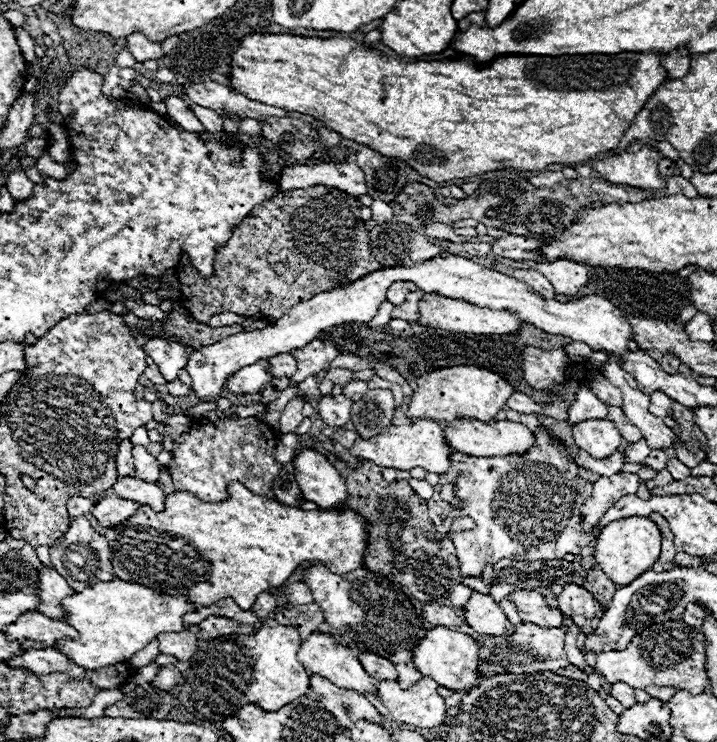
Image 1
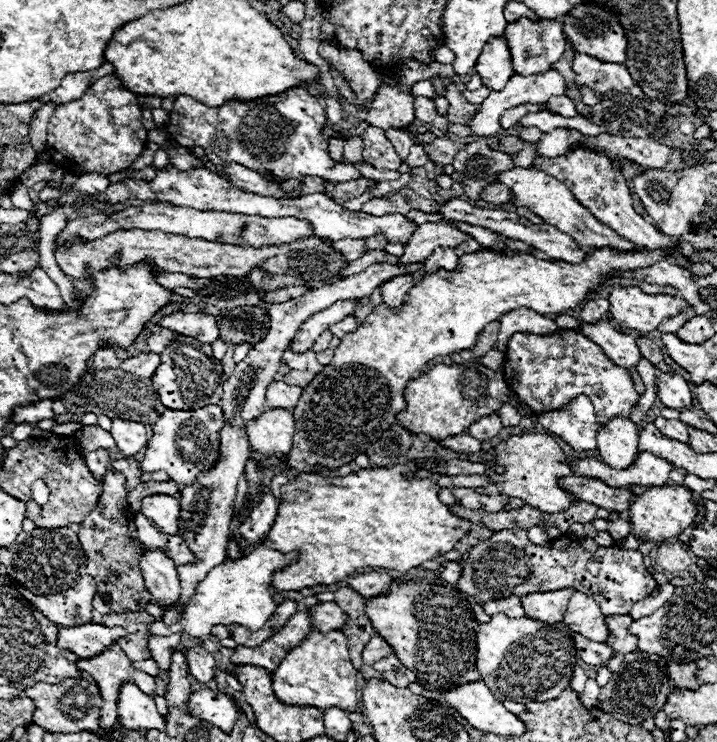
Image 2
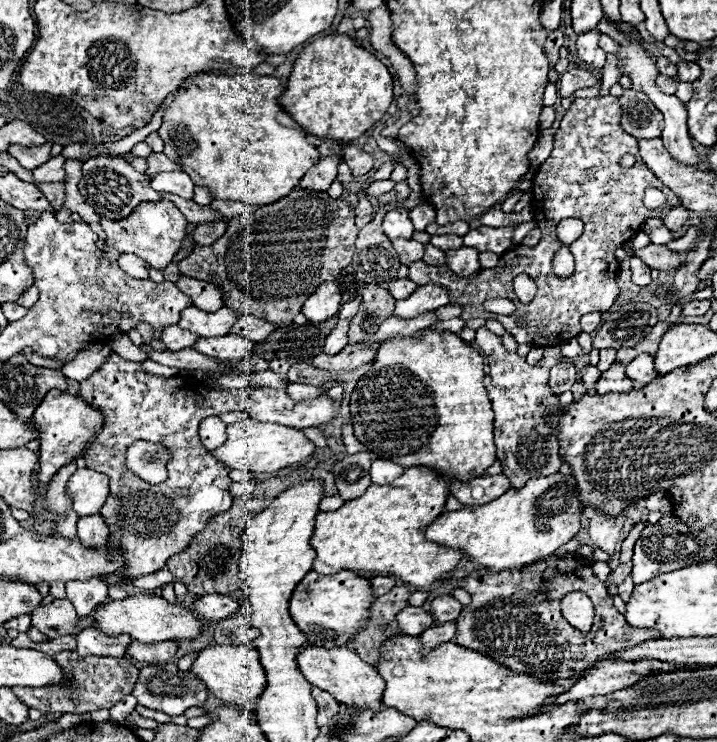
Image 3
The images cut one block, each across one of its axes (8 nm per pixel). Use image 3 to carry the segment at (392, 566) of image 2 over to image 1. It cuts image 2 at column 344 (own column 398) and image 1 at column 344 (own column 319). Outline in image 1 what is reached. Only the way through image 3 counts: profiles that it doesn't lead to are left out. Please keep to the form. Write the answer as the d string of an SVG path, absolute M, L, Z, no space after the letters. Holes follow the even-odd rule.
M232 482L228 500L224 502L200 502L190 492L174 492L166 496L164 510L154 512L148 506L140 506L136 514L118 526L106 528L104 538L112 550L114 576L124 582L142 584L170 596L186 596L190 604L208 606L220 598L234 598L242 610L250 610L256 594L268 588L282 586L288 576L306 560L316 560L334 574L346 574L364 566L366 530L364 518L356 512L324 512L324 510L300 510L284 506L278 500L252 494L240 482Z

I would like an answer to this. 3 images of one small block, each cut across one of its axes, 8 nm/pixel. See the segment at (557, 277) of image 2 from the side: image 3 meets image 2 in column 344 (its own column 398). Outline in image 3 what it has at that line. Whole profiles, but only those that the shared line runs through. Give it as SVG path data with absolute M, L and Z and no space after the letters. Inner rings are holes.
M426 330L422 336L396 336L390 338L388 342L380 344L376 350L376 358L370 366L370 370L358 380L354 392L350 394L350 414L352 414L352 426L354 426L354 434L356 438L370 450L374 452L378 458L390 460L400 464L402 468L410 468L410 466L426 466L432 468L444 476L456 478L456 480L468 480L474 476L480 476L486 472L486 468L492 466L492 462L496 460L496 446L494 446L494 412L490 408L490 400L484 388L484 362L482 356L470 348L468 344L462 342L462 338L450 330Z

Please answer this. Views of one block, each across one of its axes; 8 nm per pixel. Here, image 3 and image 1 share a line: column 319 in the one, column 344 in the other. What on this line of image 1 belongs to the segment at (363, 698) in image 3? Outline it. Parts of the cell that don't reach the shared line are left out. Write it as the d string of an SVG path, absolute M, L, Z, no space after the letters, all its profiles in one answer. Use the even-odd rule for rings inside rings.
M312 632L300 646L298 650L298 660L302 662L302 666L306 670L310 670L312 674L320 674L324 678L328 678L330 682L336 682L336 686L344 686L348 690L354 690L358 694L364 694L364 692L372 692L376 694L376 686L374 686L374 680L364 672L362 664L358 662L358 658L342 644L338 644L328 632Z

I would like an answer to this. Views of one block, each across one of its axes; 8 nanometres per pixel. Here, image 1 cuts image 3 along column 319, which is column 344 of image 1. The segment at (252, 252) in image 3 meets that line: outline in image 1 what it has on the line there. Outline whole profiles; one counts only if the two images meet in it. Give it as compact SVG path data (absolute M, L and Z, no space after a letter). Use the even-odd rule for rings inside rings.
M310 186L280 192L270 202L262 202L252 210L252 214L234 230L232 238L224 248L216 252L216 276L202 278L190 260L184 256L178 264L180 278L180 306L190 312L196 322L208 324L208 320L216 314L234 312L238 316L266 318L274 322L282 318L294 304L314 298L320 292L328 292L334 288L342 288L346 284L364 278L370 272L382 268L382 264L374 258L370 250L368 230L360 218L360 202L358 198L328 186Z

